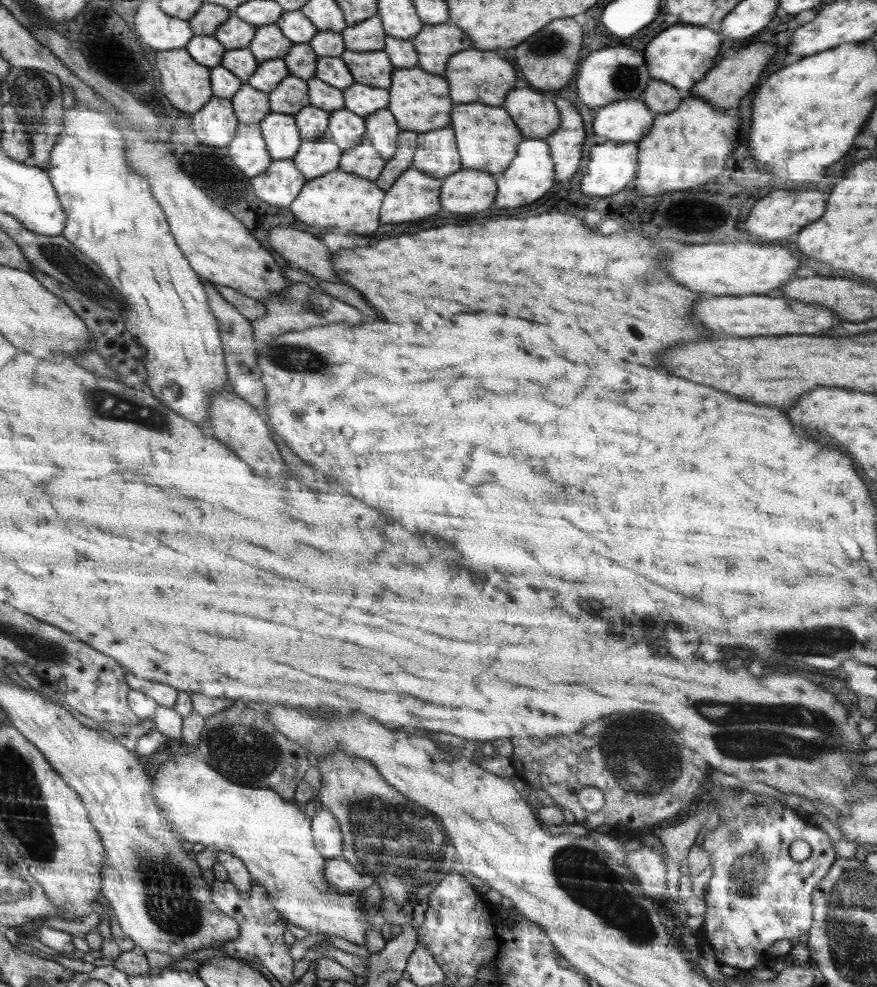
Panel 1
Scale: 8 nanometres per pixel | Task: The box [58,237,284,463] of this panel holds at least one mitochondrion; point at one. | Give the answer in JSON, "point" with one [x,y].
{"point":[112,406]}

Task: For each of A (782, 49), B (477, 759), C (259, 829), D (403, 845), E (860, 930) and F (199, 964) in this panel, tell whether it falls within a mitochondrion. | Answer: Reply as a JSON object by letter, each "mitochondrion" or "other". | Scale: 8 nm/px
{"A":"other","B":"other","C":"other","D":"mitochondrion","E":"mitochondrion","F":"other"}

